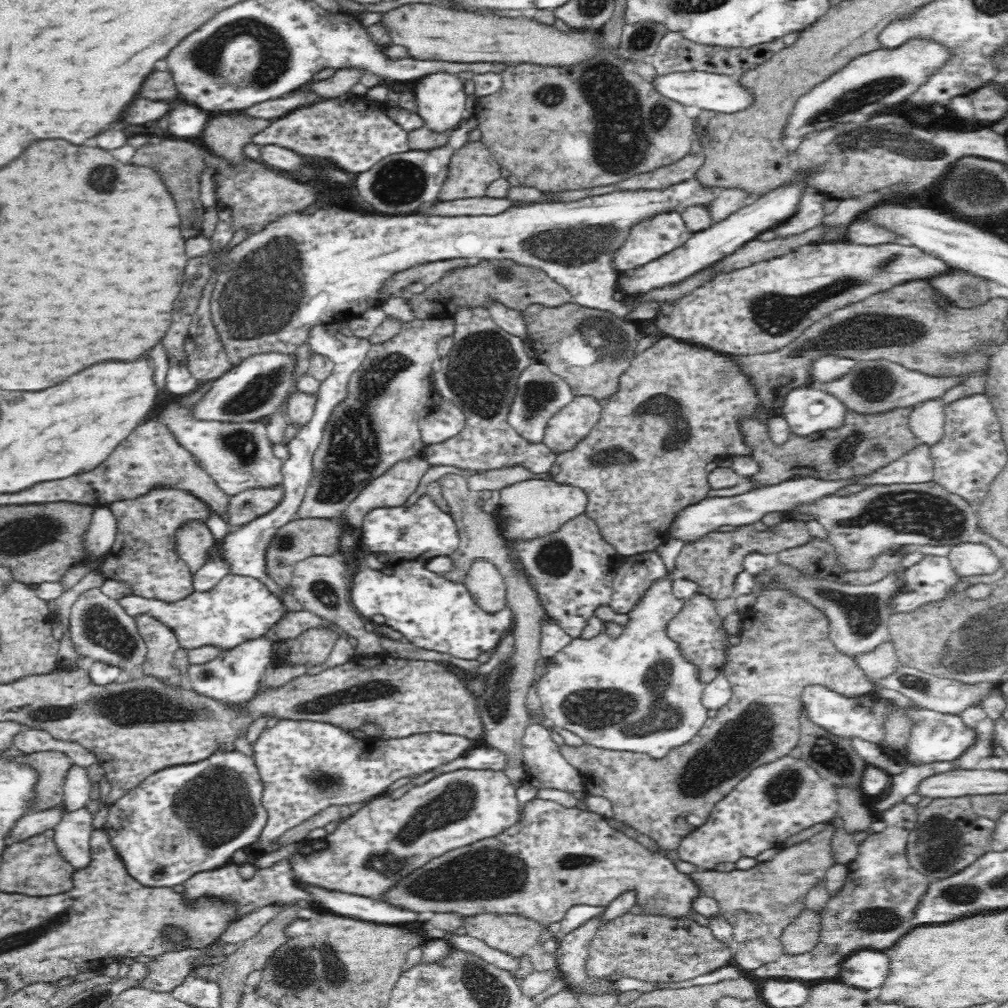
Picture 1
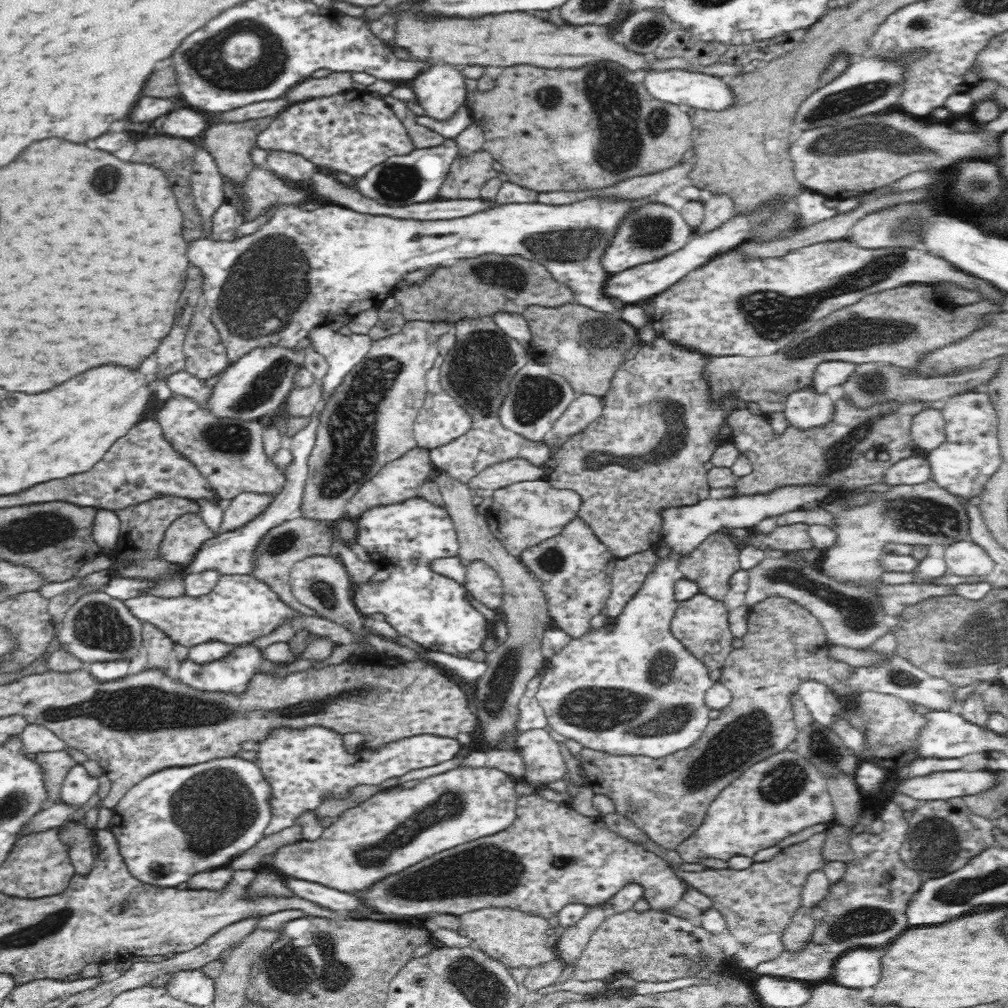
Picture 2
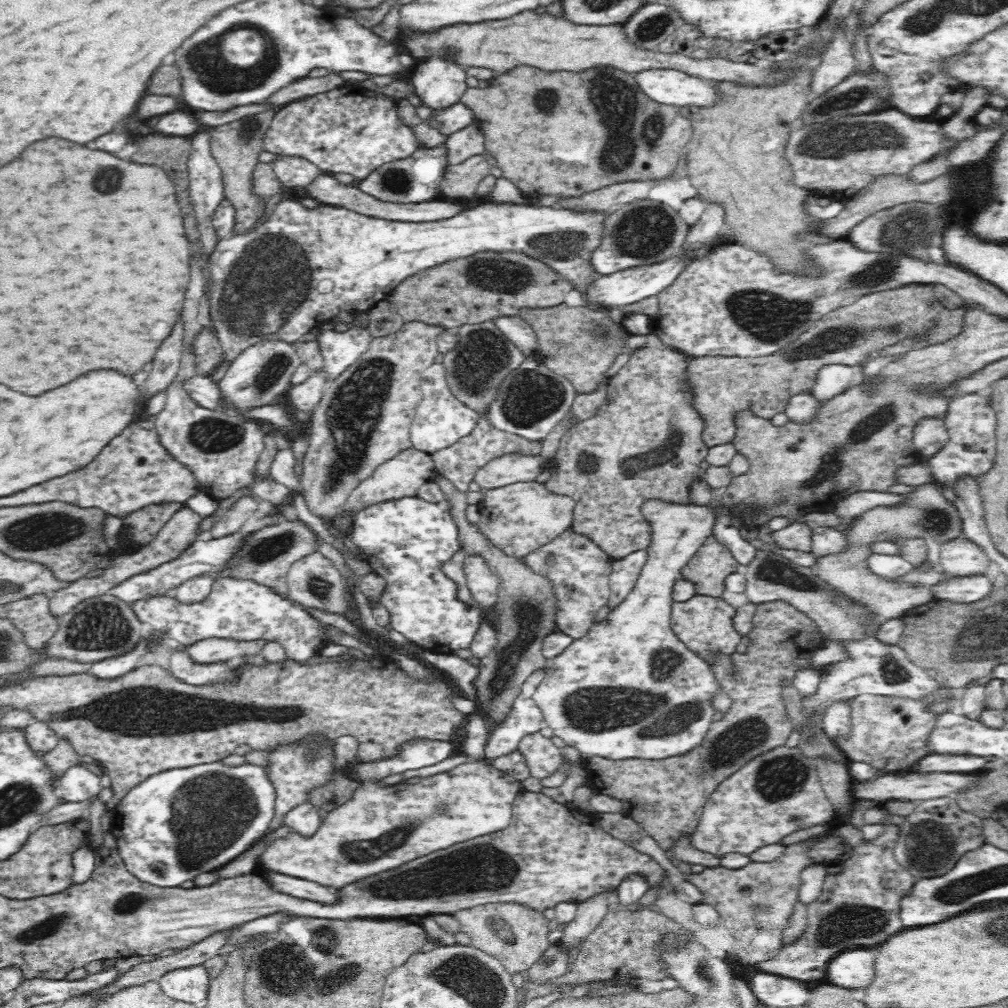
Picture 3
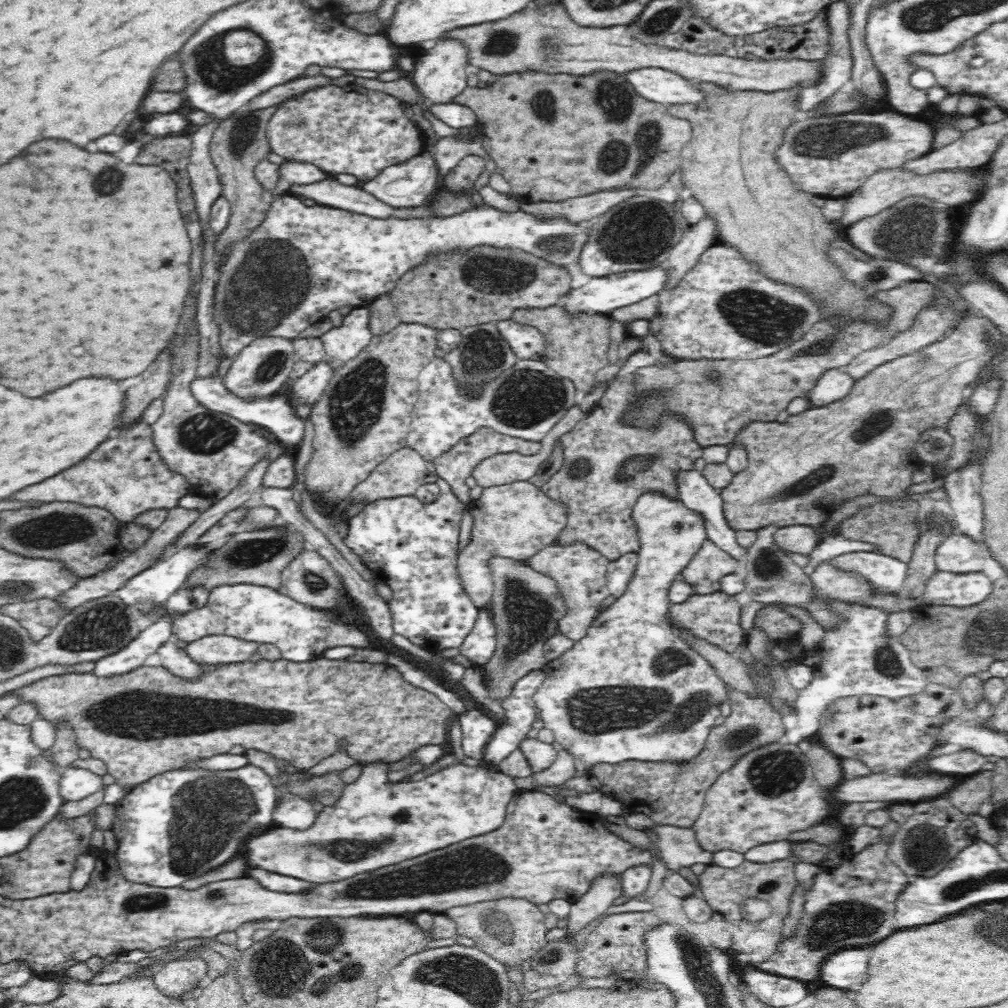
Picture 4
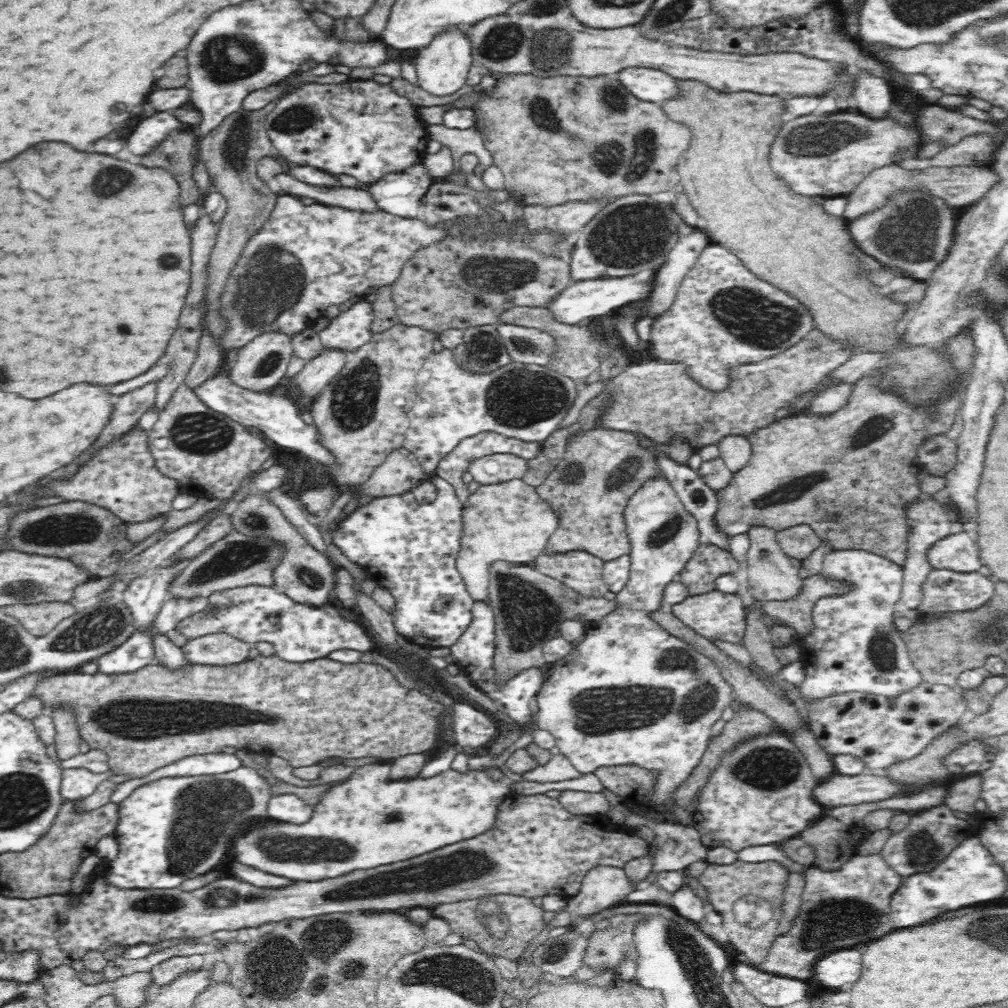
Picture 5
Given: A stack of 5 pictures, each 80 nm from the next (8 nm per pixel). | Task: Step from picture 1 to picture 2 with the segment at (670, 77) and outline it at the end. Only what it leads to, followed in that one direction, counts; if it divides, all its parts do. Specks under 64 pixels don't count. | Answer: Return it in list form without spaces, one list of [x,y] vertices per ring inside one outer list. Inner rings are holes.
[[[651,70],[642,74],[643,86],[648,94],[660,102],[679,105],[683,109],[696,109],[702,111],[721,111],[730,106],[733,95],[725,85],[724,79],[715,76],[706,76],[699,72],[685,70]]]

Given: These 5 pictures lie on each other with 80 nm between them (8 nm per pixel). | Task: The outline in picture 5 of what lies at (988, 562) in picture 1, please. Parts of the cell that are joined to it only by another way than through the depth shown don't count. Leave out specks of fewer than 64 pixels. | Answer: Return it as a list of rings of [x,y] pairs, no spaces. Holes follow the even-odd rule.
[[[963,531],[934,542],[924,555],[933,569],[948,569],[961,573],[977,572],[982,566],[977,545],[972,536]]]

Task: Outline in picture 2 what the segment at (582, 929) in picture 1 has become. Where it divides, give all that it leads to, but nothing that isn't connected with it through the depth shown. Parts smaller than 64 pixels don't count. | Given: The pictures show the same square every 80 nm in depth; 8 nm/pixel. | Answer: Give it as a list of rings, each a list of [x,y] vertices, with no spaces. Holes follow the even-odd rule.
[[[592,904],[588,906],[584,916],[574,926],[559,930],[559,941],[554,948],[554,952],[564,962],[572,964],[580,957],[592,933],[608,916],[609,911],[605,911],[604,908],[605,905],[603,904]]]

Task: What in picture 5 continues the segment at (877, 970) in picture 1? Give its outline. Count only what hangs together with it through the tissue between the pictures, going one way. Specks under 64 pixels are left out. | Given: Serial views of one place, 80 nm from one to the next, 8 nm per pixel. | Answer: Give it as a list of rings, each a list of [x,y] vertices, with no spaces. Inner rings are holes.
[[[838,950],[813,964],[811,980],[822,984],[822,991],[847,988],[848,984],[860,976],[860,954],[856,950]]]

